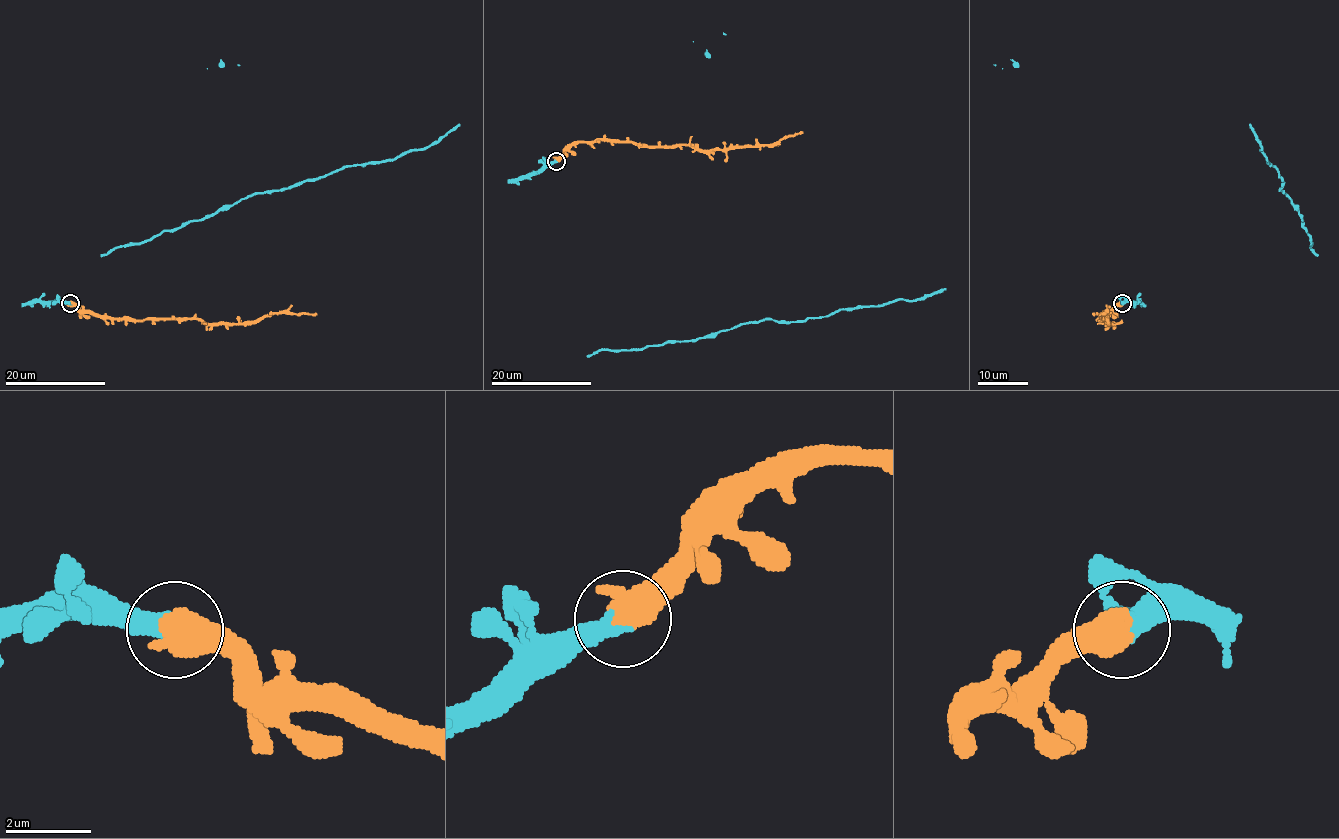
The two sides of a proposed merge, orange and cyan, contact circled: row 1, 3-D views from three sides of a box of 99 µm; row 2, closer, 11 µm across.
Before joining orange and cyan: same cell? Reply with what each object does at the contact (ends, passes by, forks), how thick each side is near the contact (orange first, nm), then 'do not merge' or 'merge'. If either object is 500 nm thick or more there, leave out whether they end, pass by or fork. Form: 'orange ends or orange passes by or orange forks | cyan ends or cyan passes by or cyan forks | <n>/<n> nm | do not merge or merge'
800/480 nm | merge

